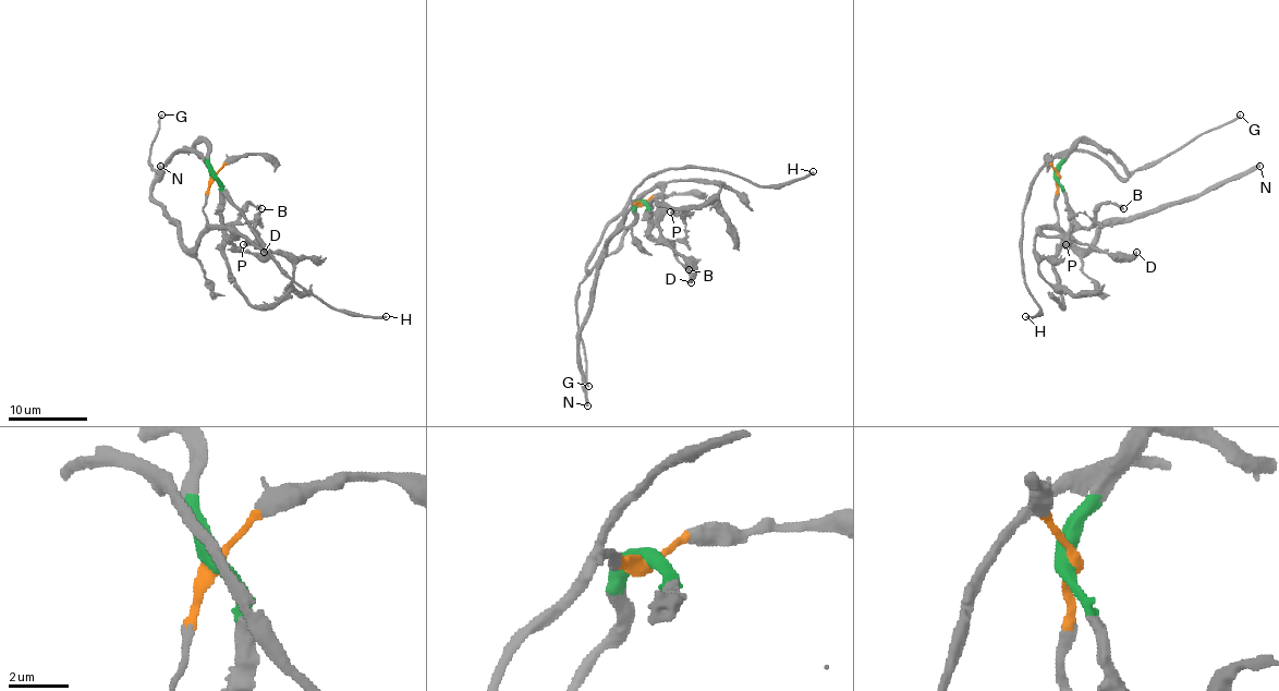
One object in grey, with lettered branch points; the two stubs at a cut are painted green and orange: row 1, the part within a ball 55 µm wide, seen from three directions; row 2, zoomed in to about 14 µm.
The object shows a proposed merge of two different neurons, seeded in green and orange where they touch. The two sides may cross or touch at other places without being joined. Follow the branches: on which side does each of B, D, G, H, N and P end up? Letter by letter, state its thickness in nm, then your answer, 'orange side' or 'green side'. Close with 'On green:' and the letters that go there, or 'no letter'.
B: calibre 300 nm; green side
D: calibre 440 nm; orange side
G: calibre 200 nm; green side
H: calibre 240 nm; green side
N: calibre 300 nm; orange side
P: calibre 400 nm; green side
On green: B, G, H, P

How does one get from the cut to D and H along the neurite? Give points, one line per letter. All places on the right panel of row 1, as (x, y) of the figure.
D: (1057, 176), (1057, 219), (1054, 227), (1042, 231), (1045, 235), (1071, 235), (1112, 255), (1136, 251)
H: (1057, 176), (1079, 142), (1127, 176), (1081, 152), (1037, 176), (1021, 241), (1039, 308), (1025, 316)

